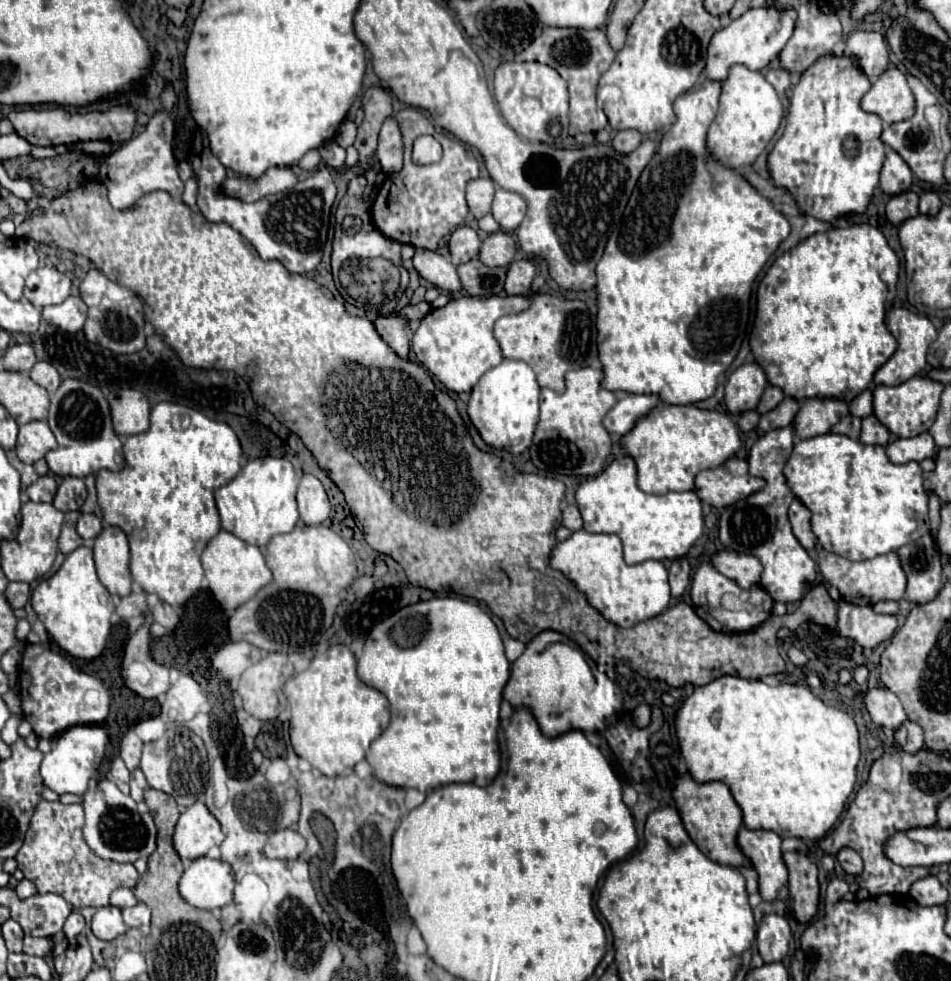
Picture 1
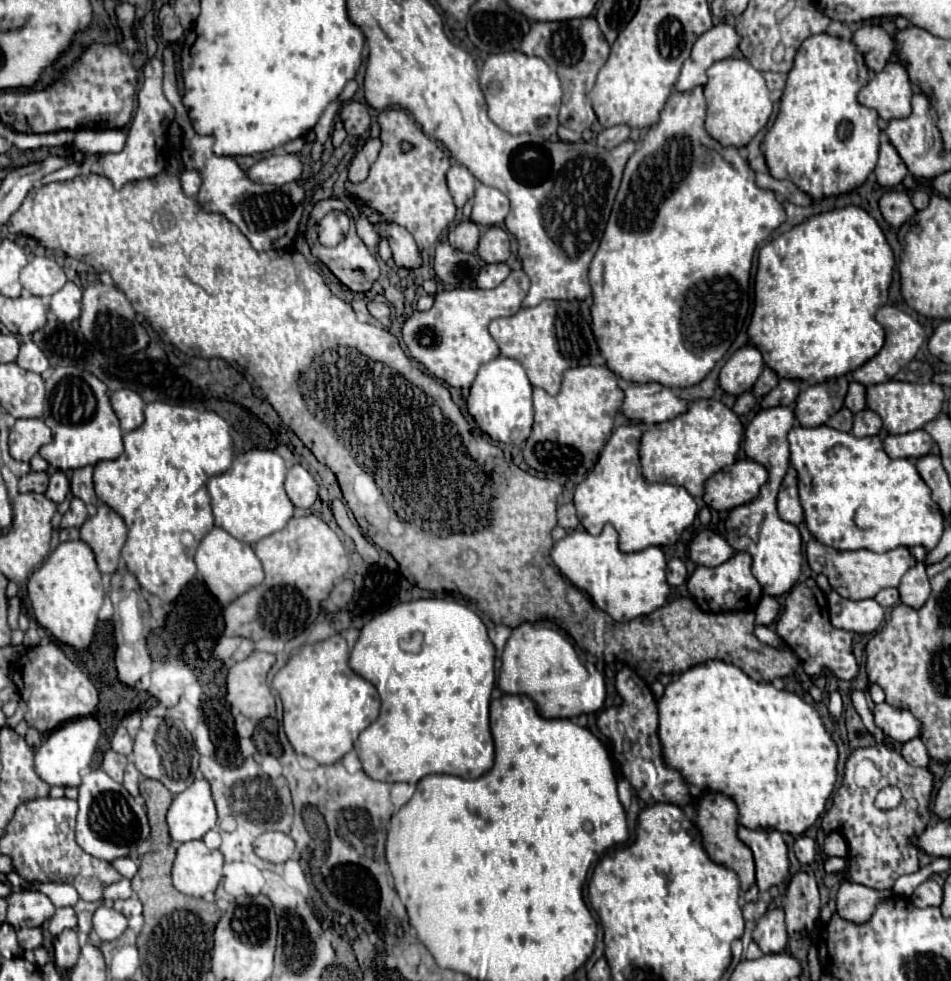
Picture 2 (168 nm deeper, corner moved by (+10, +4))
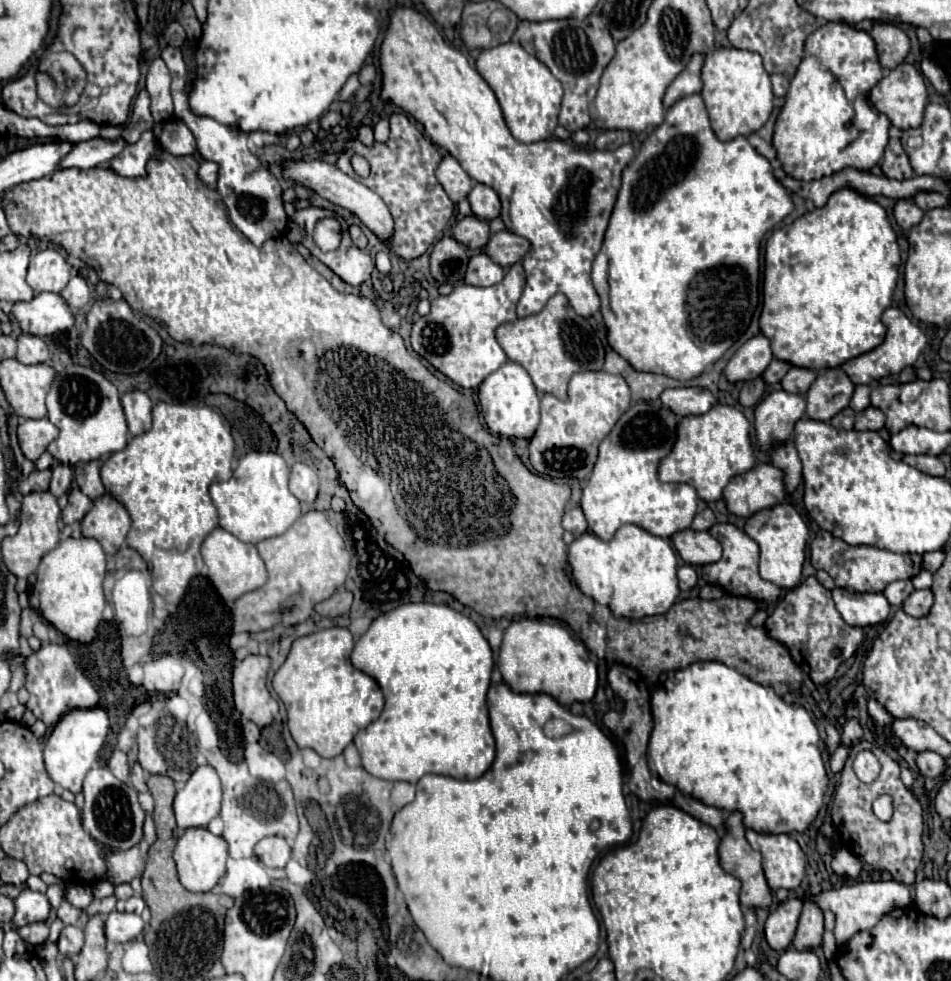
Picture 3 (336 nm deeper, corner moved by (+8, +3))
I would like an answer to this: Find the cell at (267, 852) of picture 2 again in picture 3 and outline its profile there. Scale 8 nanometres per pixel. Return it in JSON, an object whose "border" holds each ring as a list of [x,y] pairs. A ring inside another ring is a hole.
{"border":[[[268,836],[256,844],[254,854],[270,868],[284,868],[286,862],[292,858],[292,848],[286,842],[286,838]]]}

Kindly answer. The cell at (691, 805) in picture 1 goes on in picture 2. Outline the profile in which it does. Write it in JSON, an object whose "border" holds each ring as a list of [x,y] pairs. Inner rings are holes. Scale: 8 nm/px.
{"border":[[[708,793],[704,795],[698,805],[696,805],[696,817],[694,823],[698,825],[700,833],[702,833],[702,841],[704,841],[704,849],[710,855],[712,861],[716,861],[718,865],[724,865],[732,871],[736,871],[736,875],[740,877],[740,887],[742,891],[748,891],[754,885],[754,859],[750,853],[750,847],[744,845],[738,835],[738,809],[736,803],[720,793]]]}

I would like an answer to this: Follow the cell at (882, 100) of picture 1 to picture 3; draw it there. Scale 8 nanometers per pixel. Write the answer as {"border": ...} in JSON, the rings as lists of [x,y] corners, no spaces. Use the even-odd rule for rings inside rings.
{"border":[[[898,64],[894,70],[886,72],[886,76],[870,90],[870,102],[874,104],[874,108],[882,114],[888,116],[888,120],[900,128],[916,128],[922,124],[922,114],[924,114],[924,106],[926,106],[926,84],[922,74],[912,66],[912,64]]]}

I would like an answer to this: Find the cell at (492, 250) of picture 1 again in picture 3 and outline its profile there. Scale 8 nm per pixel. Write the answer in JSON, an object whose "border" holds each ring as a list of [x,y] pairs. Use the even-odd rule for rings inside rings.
{"border":[[[500,230],[490,236],[484,252],[500,266],[512,266],[524,258],[530,244],[526,238],[516,236],[510,230]]]}

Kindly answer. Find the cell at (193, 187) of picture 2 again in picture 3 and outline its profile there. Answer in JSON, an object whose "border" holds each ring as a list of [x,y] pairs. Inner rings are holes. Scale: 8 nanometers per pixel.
{"border":[[[202,162],[200,170],[198,170],[198,176],[206,186],[214,188],[216,186],[216,170],[218,170],[218,166],[214,162]]]}

